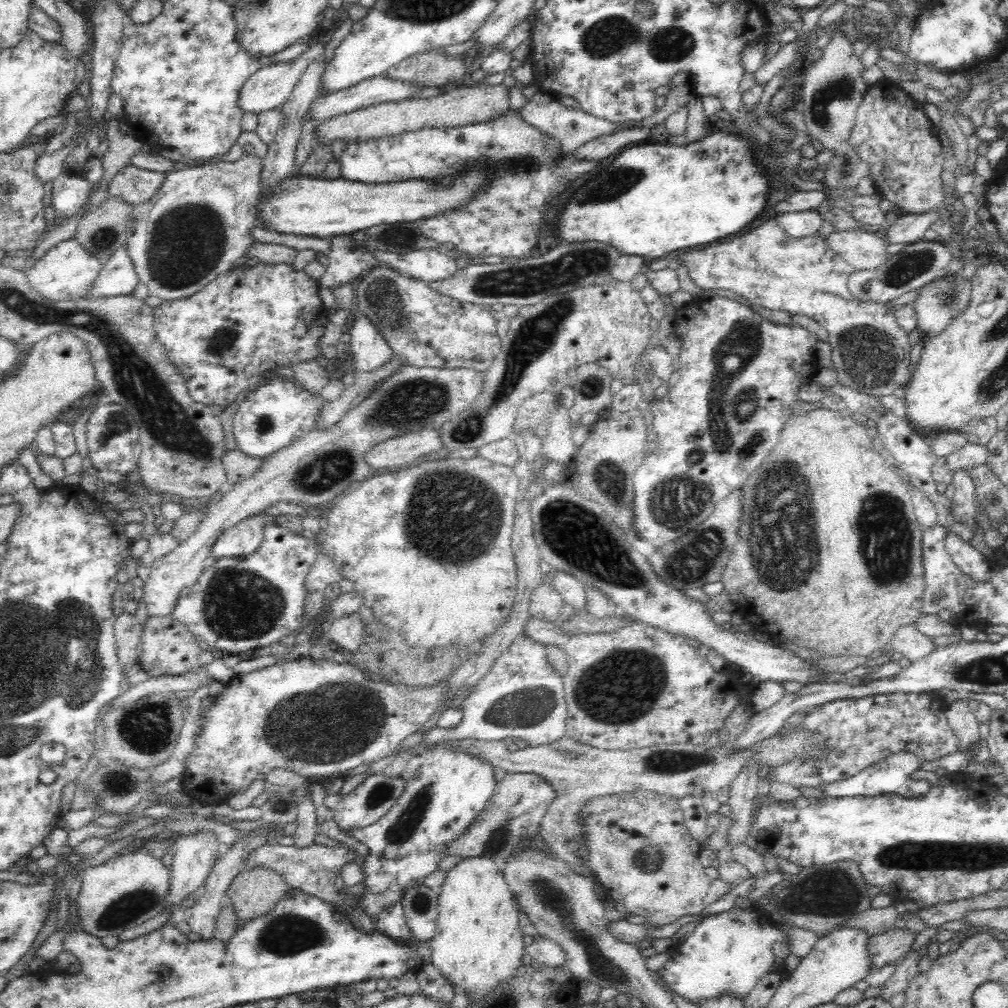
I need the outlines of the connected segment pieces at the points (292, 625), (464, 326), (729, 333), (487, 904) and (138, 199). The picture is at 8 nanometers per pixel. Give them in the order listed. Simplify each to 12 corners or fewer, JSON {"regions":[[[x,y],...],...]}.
{"regions":[[[272,522],[171,615],[242,654],[304,623],[318,545]],[[387,266],[355,282],[360,314],[408,365],[485,372],[493,310]],[[690,301],[633,477],[654,550],[770,454],[818,336]],[[486,855],[440,887],[431,964],[470,1004],[523,965],[513,893]],[[125,166],[107,194],[133,206],[149,201],[163,172]]]}

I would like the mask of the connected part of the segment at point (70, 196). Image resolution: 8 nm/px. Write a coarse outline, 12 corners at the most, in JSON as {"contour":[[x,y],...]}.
{"contour":[[62,172],[52,181],[56,215],[74,216],[94,185],[82,174]]}

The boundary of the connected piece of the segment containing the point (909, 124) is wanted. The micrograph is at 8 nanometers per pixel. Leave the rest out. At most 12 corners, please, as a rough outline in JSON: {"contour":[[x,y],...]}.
{"contour":[[884,78],[847,143],[902,215],[949,215],[939,128]]}

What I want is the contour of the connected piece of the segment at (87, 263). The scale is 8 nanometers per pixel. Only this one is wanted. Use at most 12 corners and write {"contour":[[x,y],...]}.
{"contour":[[70,238],[32,268],[30,288],[52,301],[85,298],[102,258]]}

